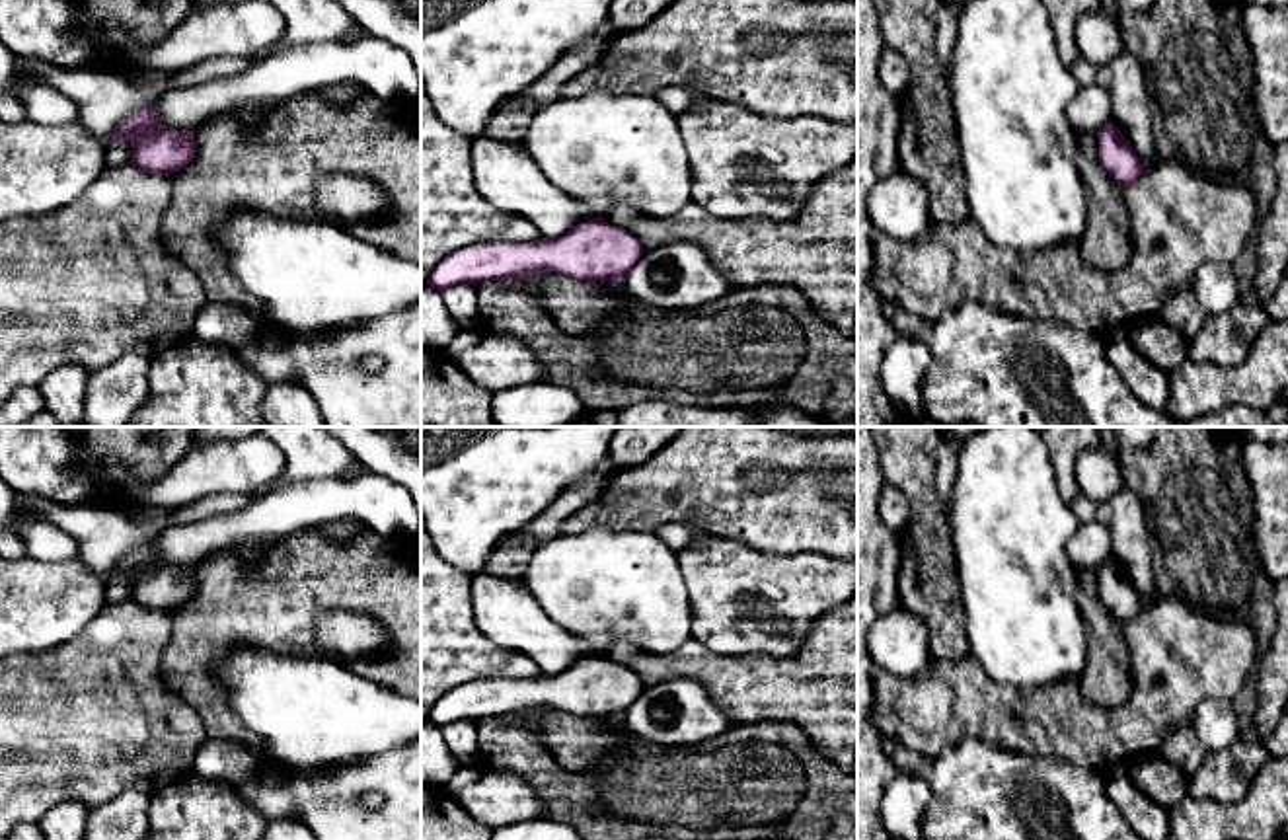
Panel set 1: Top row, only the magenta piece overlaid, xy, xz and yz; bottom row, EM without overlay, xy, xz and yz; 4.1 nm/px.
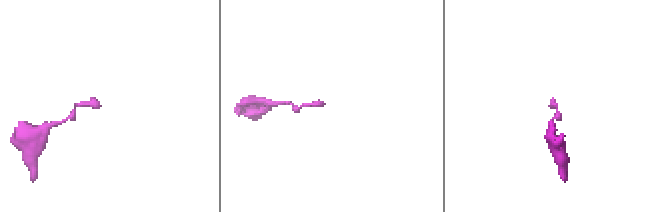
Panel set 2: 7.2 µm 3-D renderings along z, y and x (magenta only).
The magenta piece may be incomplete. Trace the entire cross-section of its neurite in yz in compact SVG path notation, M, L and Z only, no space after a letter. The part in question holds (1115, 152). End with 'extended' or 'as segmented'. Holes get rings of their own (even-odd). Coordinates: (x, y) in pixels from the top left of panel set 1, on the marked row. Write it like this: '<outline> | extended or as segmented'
M1109 121L1099 133L1099 162L1118 183L1132 183L1144 170L1124 134Z | as segmented

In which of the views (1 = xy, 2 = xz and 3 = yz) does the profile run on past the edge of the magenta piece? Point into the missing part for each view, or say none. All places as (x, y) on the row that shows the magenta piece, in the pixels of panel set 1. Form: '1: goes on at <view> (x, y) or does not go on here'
1: does not go on here
2: does not go on here
3: does not go on here

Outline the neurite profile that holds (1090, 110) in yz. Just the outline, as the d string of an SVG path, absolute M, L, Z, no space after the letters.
M1097 84L1081 88L1068 107L1068 117L1078 134L1099 133L1111 121L1109 90Z

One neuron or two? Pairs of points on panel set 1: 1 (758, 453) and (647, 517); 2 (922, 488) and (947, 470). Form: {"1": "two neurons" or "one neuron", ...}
{"1": "one neuron", "2": "two neurons"}

